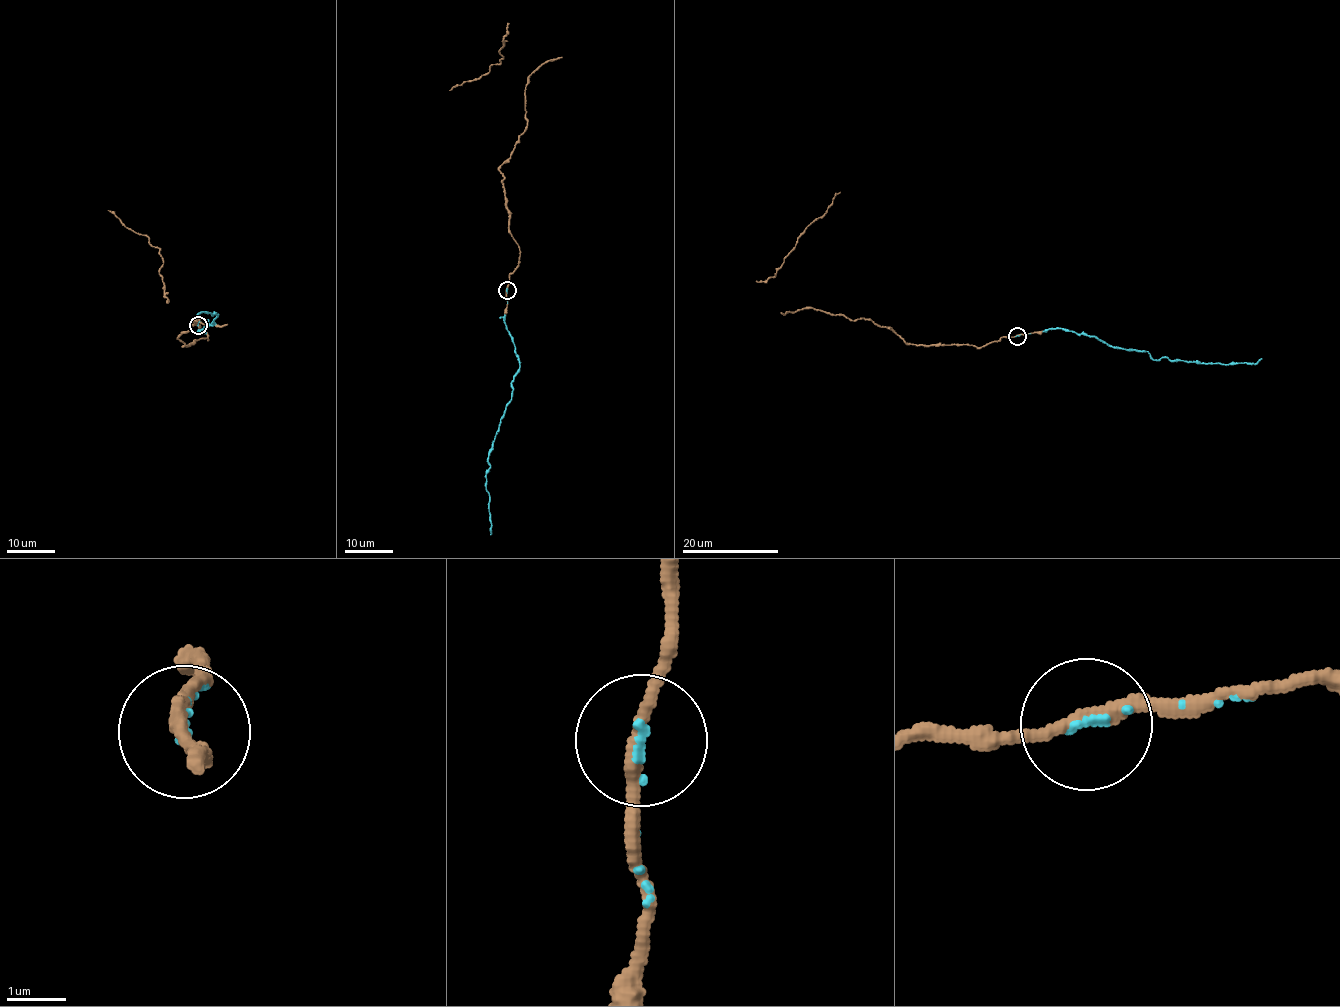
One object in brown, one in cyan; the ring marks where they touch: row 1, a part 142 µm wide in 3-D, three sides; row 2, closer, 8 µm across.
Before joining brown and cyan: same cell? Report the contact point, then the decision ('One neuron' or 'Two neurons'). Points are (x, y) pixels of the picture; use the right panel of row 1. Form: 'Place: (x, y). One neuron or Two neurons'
Place: (1017, 336). One neuron

